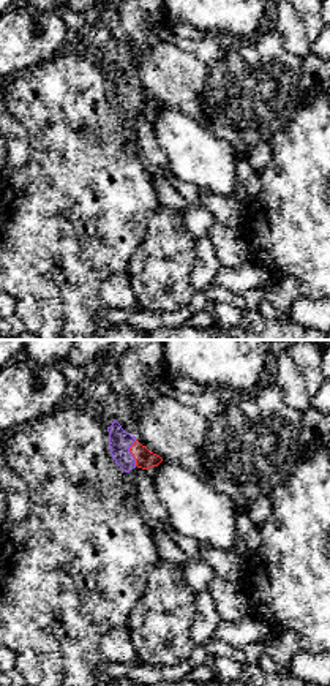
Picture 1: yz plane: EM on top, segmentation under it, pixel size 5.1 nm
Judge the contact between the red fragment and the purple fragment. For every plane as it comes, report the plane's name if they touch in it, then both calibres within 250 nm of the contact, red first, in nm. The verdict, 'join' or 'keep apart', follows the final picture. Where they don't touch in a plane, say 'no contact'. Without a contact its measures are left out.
yz | 100/120 nm

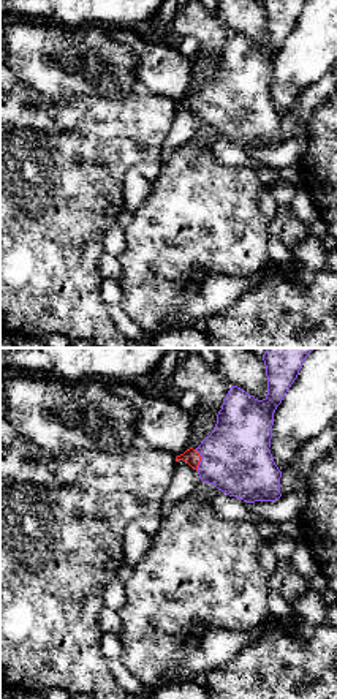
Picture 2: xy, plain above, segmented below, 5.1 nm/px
xy | 80/360 nm

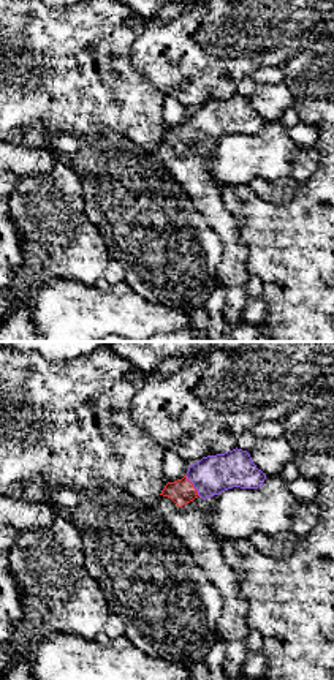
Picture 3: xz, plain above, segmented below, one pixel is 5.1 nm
xz | 120/200 nm

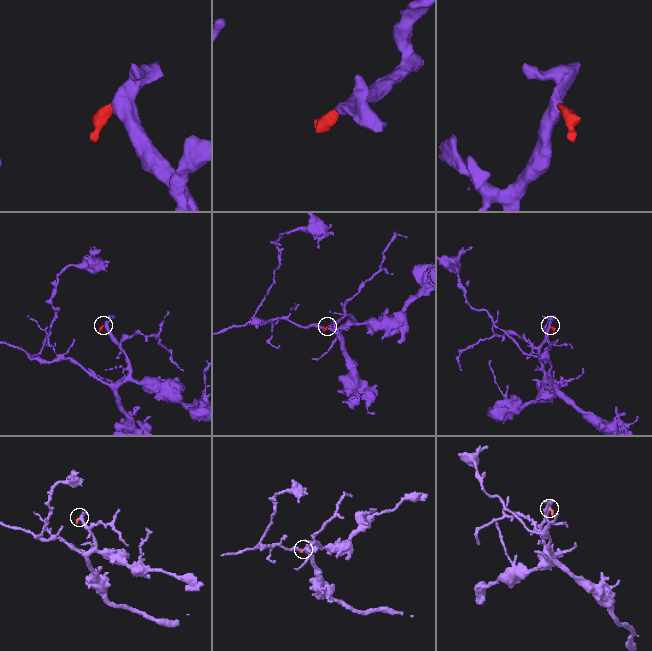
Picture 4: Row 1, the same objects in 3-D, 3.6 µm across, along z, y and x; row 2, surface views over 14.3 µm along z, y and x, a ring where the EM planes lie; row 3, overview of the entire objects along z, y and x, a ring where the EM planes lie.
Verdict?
join

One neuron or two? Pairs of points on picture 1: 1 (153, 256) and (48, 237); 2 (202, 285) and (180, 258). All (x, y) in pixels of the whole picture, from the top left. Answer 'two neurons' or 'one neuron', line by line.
1: two neurons
2: two neurons

